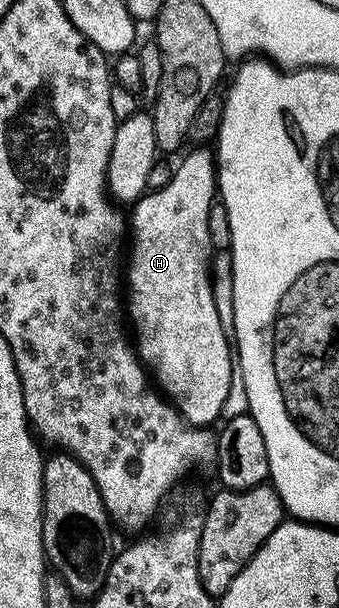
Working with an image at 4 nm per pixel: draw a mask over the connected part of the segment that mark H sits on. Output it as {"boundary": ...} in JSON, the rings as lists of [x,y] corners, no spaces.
{"boundary":[[[194,148],[194,151],[174,166],[174,175],[164,188],[151,190],[142,195],[133,203],[134,215],[128,218],[128,234],[134,243],[128,246],[128,261],[124,266],[124,306],[128,311],[128,322],[132,327],[133,337],[136,339],[136,349],[139,358],[142,359],[147,371],[152,375],[153,381],[160,387],[161,393],[168,396],[174,407],[182,413],[182,418],[192,426],[213,427],[222,418],[224,399],[228,396],[228,388],[236,376],[236,358],[232,353],[232,342],[227,330],[220,324],[220,312],[216,312],[216,300],[212,300],[212,284],[210,283],[210,263],[212,261],[212,247],[208,236],[208,212],[216,204],[218,192],[218,168],[216,154],[210,148]]]}

